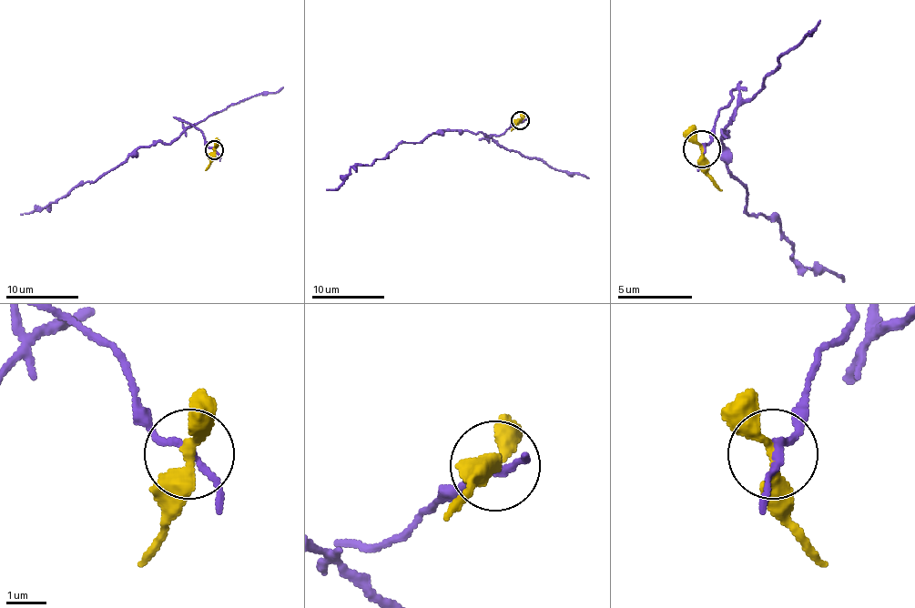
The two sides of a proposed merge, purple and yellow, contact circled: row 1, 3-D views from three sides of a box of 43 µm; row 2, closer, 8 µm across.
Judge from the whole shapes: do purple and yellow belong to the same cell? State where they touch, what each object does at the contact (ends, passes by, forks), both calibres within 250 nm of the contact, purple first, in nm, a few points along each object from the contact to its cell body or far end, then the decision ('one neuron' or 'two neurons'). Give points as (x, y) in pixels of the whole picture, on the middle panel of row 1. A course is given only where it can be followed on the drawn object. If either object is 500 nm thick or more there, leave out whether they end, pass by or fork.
at (520, 120); purple passes by; yellow passes by; 160 nm thick on the purple side, 320 nm on the other; purple runs (521, 120), (490, 138), (436, 131), (420, 142), (401, 142), (369, 166), (354, 166), (336, 187), (327, 189); yellow runs (521, 120), (512, 131); two neurons

